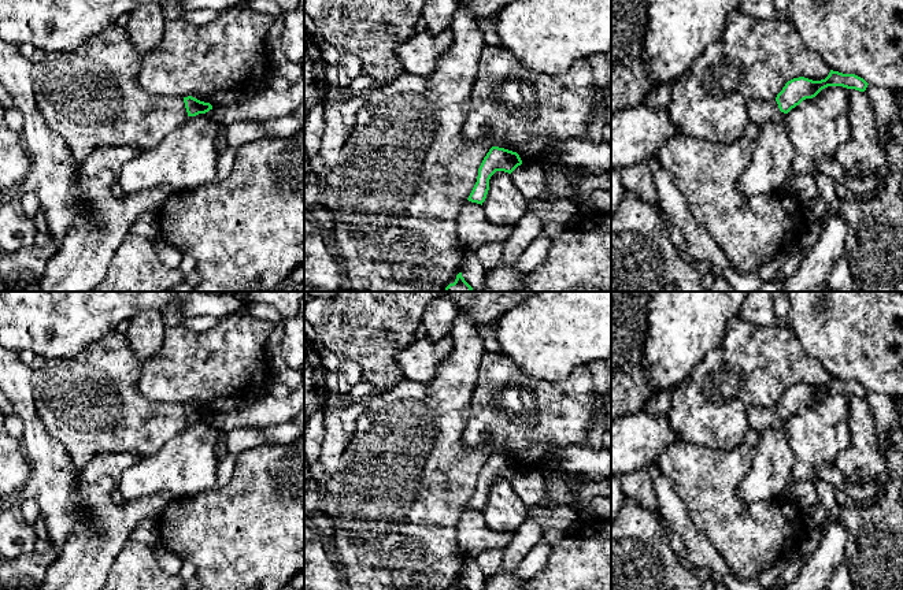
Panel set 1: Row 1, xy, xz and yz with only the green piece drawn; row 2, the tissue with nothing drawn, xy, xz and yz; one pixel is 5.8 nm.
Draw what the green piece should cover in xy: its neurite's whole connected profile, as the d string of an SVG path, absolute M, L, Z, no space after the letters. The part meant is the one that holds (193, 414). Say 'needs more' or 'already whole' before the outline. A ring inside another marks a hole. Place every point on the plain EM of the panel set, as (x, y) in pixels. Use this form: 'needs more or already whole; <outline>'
already whole; M192 402L184 404L184 409L188 423L196 423L199 420L206 420L212 416L212 412L210 409L200 408Z

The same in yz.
already whole; M830 376L829 382L821 387L813 387L804 383L788 387L782 397L777 401L776 408L780 418L788 420L803 407L815 404L822 396L828 393L843 393L847 396L865 398L867 392L869 390L863 385L855 381L843 381Z

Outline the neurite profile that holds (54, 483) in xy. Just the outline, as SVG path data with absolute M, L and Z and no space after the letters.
M0 345L0 389L23 422L22 449L32 474L19 493L18 502L34 500L47 524L51 543L60 554L69 535L89 517L81 505L79 475L64 446L51 437L37 413L33 389L33 370L16 352Z

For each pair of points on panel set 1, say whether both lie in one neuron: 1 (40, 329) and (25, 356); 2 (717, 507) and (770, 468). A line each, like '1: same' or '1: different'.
1: different
2: different

